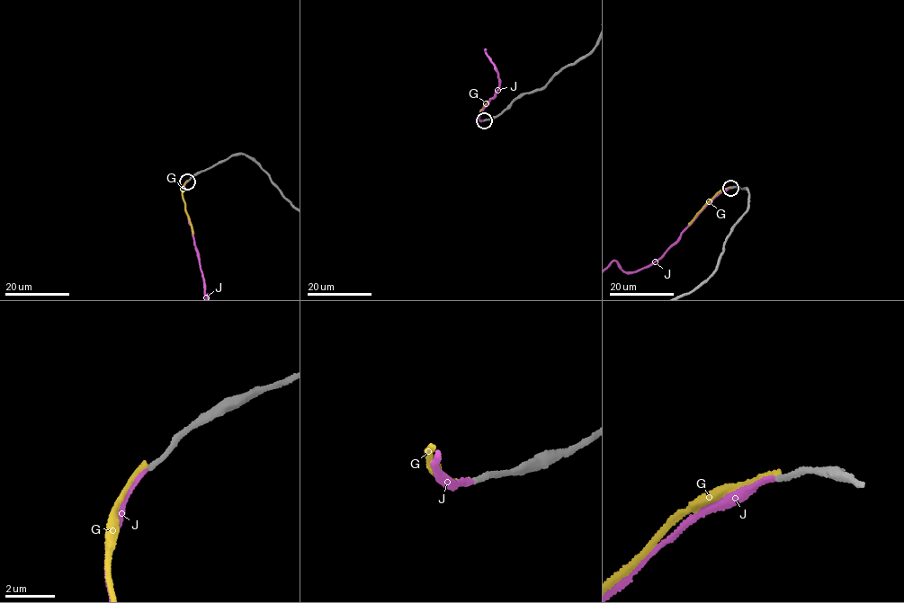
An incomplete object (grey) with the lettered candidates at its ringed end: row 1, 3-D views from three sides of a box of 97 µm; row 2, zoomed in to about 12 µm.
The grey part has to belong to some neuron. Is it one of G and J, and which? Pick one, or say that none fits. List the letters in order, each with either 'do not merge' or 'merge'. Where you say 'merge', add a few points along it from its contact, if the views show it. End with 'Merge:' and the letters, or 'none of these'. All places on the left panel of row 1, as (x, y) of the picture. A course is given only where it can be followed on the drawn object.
G: do not merge
J: merge
Merge: J

